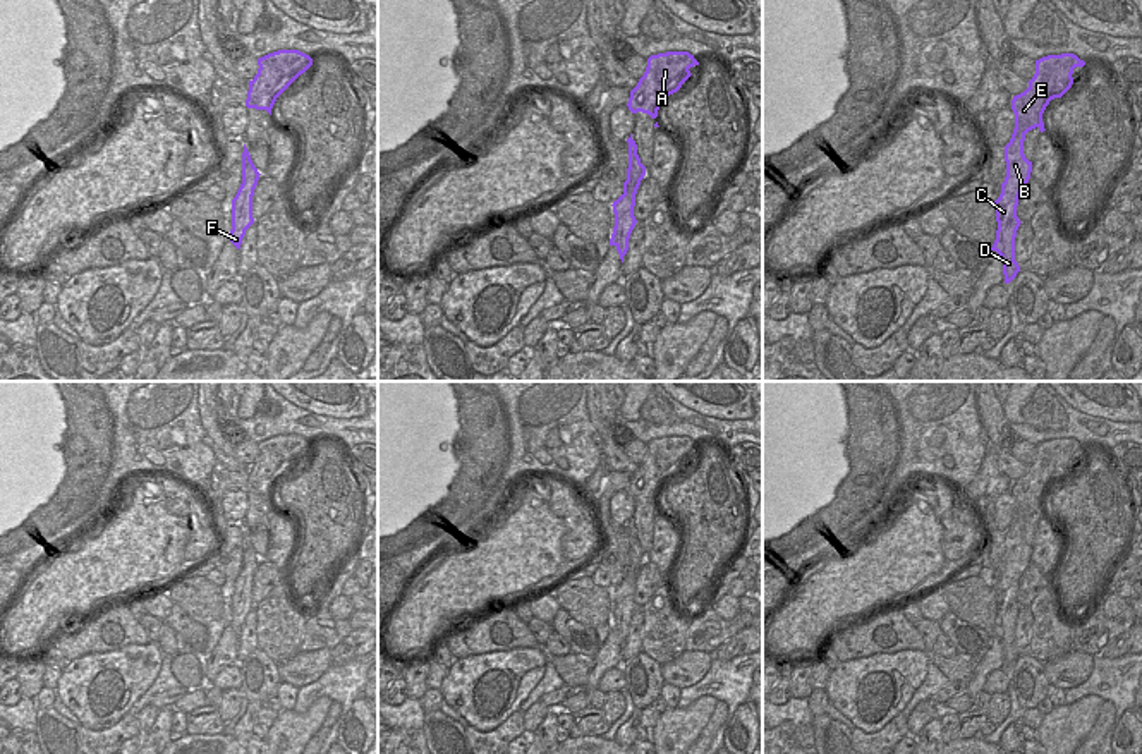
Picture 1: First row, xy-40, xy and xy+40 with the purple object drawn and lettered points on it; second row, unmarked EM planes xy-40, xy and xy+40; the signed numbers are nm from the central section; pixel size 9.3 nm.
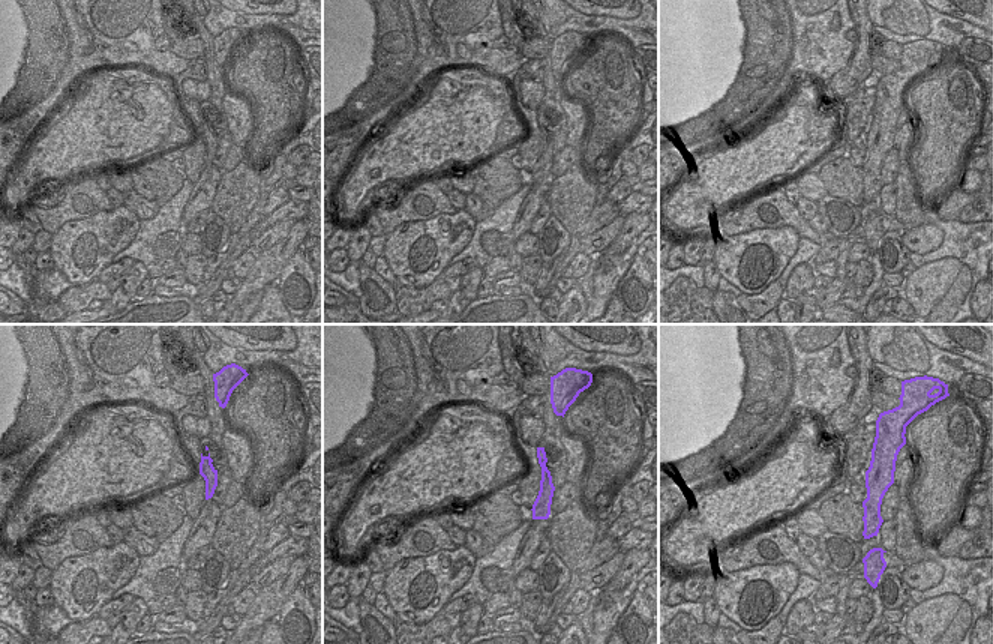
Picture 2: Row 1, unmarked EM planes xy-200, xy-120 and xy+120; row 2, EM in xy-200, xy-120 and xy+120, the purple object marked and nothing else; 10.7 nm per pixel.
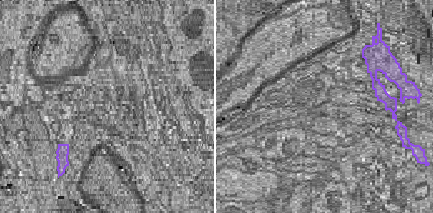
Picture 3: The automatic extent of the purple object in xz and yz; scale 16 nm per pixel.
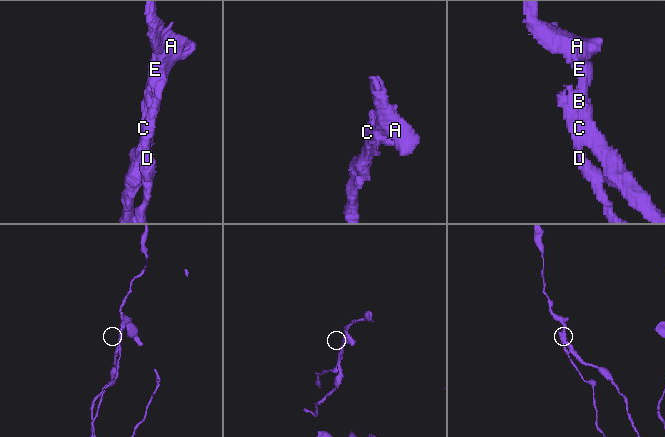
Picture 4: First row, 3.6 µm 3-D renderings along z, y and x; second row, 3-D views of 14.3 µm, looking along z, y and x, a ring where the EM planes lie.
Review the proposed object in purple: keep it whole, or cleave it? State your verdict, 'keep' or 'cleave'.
cleave

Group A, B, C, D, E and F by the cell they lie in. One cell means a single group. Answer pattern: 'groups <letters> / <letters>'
groups A B C E / D F

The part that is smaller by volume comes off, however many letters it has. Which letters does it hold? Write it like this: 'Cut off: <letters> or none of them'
Cut off: D, F

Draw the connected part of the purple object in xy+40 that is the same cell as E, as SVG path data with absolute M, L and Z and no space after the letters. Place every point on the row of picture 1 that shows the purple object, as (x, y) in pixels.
M1073 53L1048 55L1036 60L1036 74L1029 88L1013 96L1011 110L1015 113L1015 129L1010 143L1005 146L1006 177L1001 184L1001 194L996 206L996 244L1001 244L1001 234L1011 218L1017 218L1017 206L1022 189L1030 179L1032 161L1024 155L1025 134L1032 129L1044 132L1042 113L1051 100L1061 98L1073 84L1073 69L1085 62Z

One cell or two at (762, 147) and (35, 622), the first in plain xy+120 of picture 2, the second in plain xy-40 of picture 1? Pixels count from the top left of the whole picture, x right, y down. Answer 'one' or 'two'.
one

